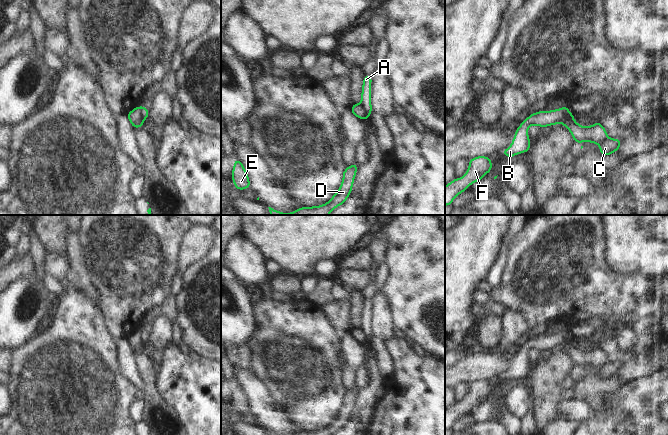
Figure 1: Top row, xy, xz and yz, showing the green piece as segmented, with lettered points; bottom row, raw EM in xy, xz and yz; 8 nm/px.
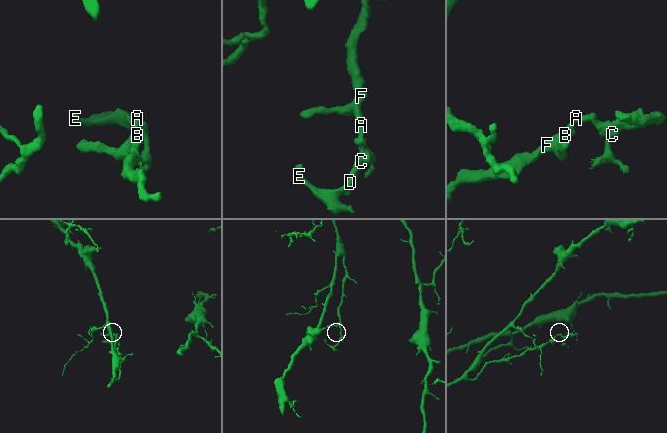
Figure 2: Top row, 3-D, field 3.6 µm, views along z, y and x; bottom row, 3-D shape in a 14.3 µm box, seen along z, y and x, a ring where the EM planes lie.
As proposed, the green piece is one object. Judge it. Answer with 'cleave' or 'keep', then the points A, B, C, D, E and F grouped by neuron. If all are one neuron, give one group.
cleave | A B F / C D E

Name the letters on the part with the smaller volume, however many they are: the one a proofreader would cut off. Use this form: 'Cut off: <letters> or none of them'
Cut off: C, D, E

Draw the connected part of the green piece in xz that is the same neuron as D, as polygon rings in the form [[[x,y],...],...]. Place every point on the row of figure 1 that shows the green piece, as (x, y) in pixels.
[[[356,163],[352,164],[343,171],[343,180],[341,185],[335,195],[331,197],[331,199],[320,206],[312,206],[312,207],[301,207],[292,213],[282,213],[277,211],[271,207],[269,208],[269,212],[271,215],[329,215],[332,210],[336,207],[345,203],[347,198],[350,196],[354,179],[357,173],[358,165]]]

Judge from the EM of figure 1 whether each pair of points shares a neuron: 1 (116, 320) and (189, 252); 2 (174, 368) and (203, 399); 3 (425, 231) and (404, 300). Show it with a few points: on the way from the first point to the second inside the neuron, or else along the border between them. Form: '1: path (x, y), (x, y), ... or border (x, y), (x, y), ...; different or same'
1: border (178, 254), (176, 269); different
2: path (183, 373), (197, 390); same
3: path (421, 248), (420, 283); same

